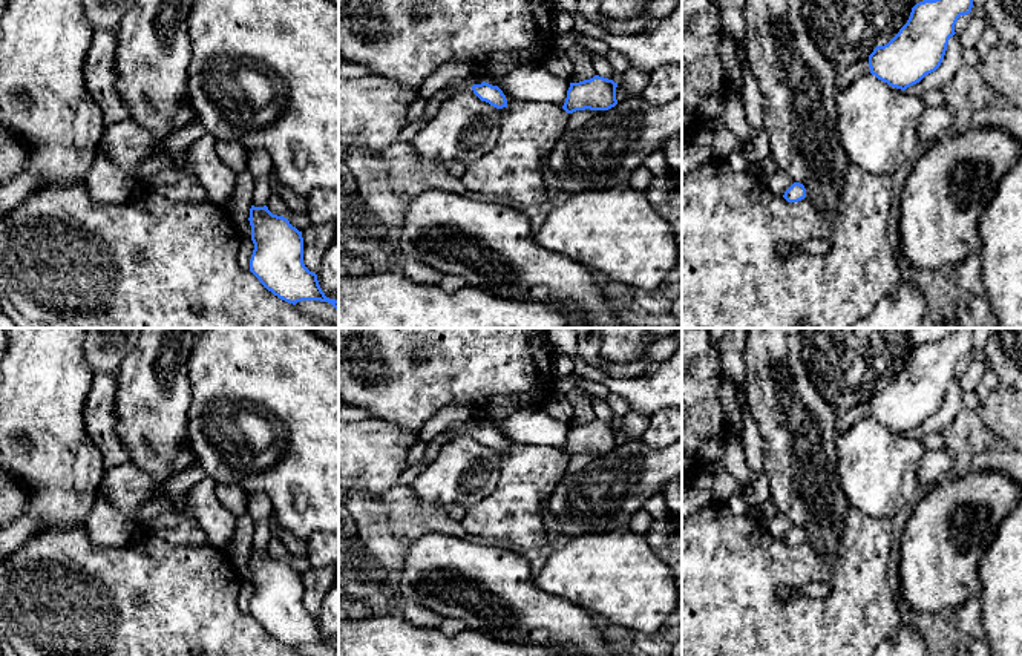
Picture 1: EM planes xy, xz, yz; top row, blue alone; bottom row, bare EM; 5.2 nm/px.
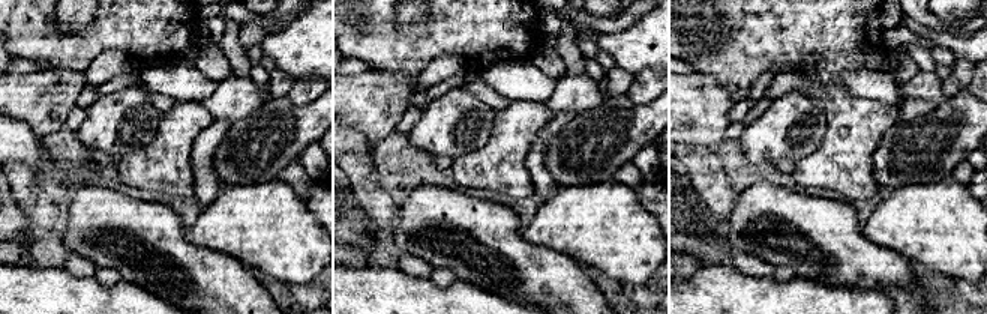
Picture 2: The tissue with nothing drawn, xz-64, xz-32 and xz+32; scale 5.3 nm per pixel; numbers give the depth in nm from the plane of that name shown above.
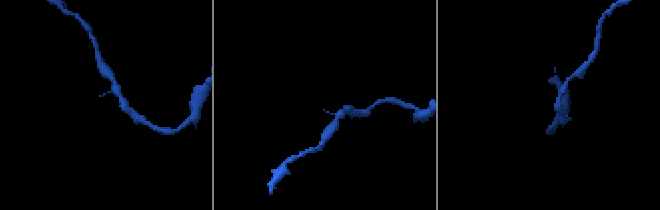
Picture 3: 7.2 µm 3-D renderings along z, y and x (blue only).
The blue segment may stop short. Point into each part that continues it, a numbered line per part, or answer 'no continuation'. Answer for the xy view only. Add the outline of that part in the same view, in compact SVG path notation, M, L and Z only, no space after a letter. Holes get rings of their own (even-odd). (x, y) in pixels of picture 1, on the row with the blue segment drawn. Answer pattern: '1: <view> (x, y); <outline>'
no continuation

